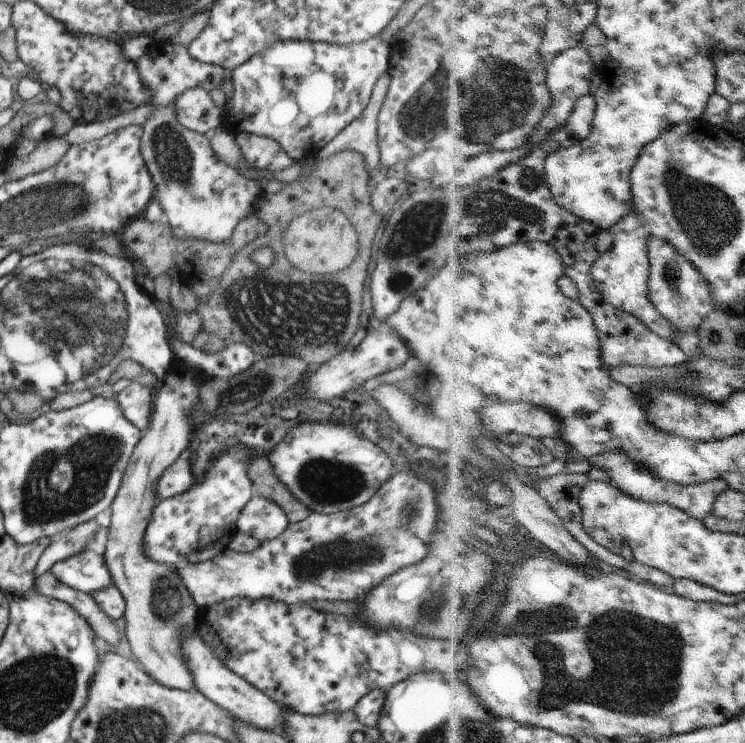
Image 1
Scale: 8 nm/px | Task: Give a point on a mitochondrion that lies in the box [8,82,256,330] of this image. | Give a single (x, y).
(172, 155)

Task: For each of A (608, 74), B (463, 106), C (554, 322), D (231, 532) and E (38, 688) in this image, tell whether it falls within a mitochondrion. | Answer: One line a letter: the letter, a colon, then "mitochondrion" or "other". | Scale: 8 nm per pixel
A: other
B: mitochondrion
C: other
D: other
E: mitochondrion

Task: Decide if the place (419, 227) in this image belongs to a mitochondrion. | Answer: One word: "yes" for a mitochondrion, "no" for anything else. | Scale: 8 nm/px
yes

